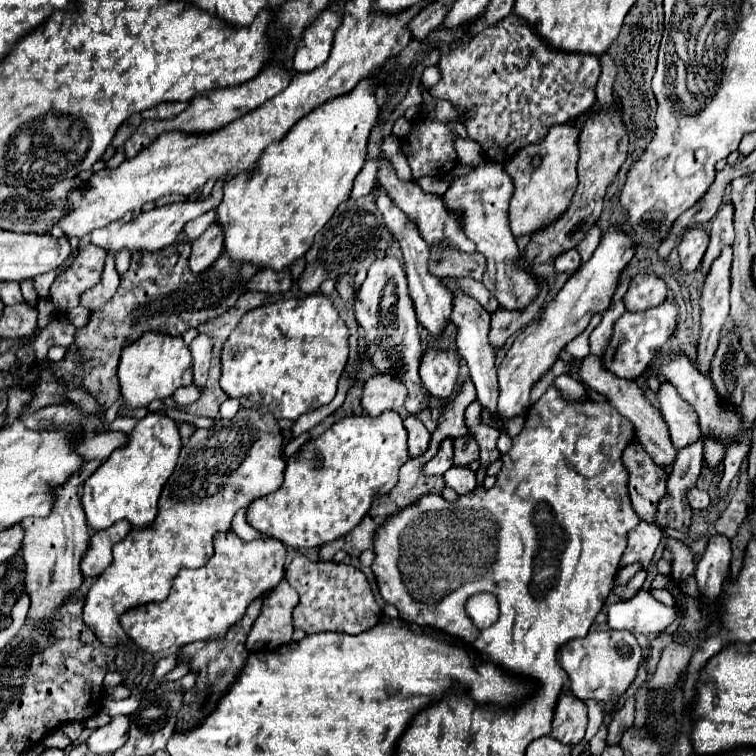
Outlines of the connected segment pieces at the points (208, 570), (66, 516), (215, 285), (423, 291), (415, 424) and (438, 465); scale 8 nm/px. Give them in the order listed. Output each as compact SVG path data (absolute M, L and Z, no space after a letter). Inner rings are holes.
M233 531L215 537L215 555L199 569L181 569L173 581L171 593L161 603L145 603L121 615L121 627L143 653L163 653L187 643L221 637L237 623L247 605L277 587L283 579L285 545L275 539L243 541Z
M93 459L83 465L73 477L67 481L67 485L57 489L57 501L51 509L51 515L31 519L23 523L25 527L25 541L23 541L23 559L27 565L27 577L25 587L31 597L31 609L29 609L29 621L41 621L47 617L53 617L57 613L57 607L83 583L83 575L79 569L79 561L87 551L89 545L89 527L85 521L85 511L79 503L79 487L85 483L89 475L97 471L97 467L103 461Z
M175 241L171 243L169 247L157 251L157 253L151 253L151 251L135 251L131 255L131 265L129 269L121 275L121 283L119 283L119 289L117 293L97 311L91 313L89 317L89 323L87 327L79 329L77 335L75 335L75 341L73 345L67 347L67 355L63 361L59 363L47 363L49 367L39 367L41 371L41 379L39 383L35 385L35 397L33 401L25 407L25 411L35 411L35 409L41 409L41 407L47 407L47 405L53 405L53 403L63 403L65 401L65 395L63 391L67 389L79 389L79 387L85 387L91 391L91 395L95 399L101 401L103 405L103 411L107 407L113 405L113 401L117 399L119 395L119 381L117 381L117 363L119 363L119 355L121 355L121 349L125 345L129 345L131 341L135 341L137 337L141 337L145 331L161 331L161 333L171 333L171 335L181 335L185 333L187 329L191 327L199 327L207 321L213 321L217 319L219 315L223 315L227 309L235 307L237 299L247 291L247 283L251 281L253 275L257 275L263 267L259 265L253 265L253 263L245 263L245 261L235 261L231 259L225 251L215 259L215 263L205 269L203 273L193 273L189 269L189 253L191 253L191 243L189 241ZM57 377L63 377L69 381L69 387L63 387L57 383Z
M375 189L375 203L385 219L387 229L397 237L401 251L403 251L403 261L405 261L405 275L407 275L407 289L409 289L409 297L413 301L413 309L417 315L417 321L421 327L425 327L433 337L439 337L441 331L445 329L445 325L449 323L451 317L451 307L453 307L453 297L451 293L447 293L447 287L443 287L441 279L431 275L427 269L427 261L429 261L429 249L427 243L417 235L415 225L411 225L407 221L407 217L403 217L403 213L399 213L399 209L395 207L395 203L391 203L391 199L387 197L385 191Z
M409 415L405 419L405 429L409 435L409 457L417 457L419 453L425 453L431 439L431 433L425 429L425 425L415 415Z
M453 439L441 443L437 455L423 465L425 475L443 475L453 465Z

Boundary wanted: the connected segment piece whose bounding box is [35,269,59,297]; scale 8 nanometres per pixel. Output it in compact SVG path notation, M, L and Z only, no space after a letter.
M53 269L53 271L49 271L49 273L43 273L43 275L37 275L37 277L35 277L35 291L37 291L39 297L47 297L49 287L51 287L51 283L55 281L57 275L59 275L59 271Z

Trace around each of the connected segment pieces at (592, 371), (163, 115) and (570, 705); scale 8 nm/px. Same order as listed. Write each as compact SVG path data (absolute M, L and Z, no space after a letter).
M590 354L589 357L585 357L581 367L575 367L575 365L569 365L569 367L571 367L571 377L575 377L577 381L583 379L583 383L587 383L591 389L599 391L623 417L627 417L635 425L637 439L643 445L643 449L651 455L655 465L659 465L659 467L673 465L673 461L677 457L677 449L671 445L667 423L665 423L661 411L649 403L649 399L645 397L645 393L637 381L627 381L627 379L607 373L607 369L603 369L603 365L601 365L601 358L597 355Z
M173 101L173 103L159 103L155 105L153 109L147 109L143 111L143 119L171 119L171 117L177 117L181 111L185 111L189 107L191 101Z
M569 691L561 693L553 717L553 731L551 737L565 745L577 745L587 727L587 705L575 699Z

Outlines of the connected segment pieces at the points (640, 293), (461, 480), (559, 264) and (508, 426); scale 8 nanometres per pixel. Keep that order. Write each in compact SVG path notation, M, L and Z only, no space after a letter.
M635 275L629 291L625 293L625 307L629 311L643 311L647 307L657 307L667 297L667 285L657 275Z
M455 465L445 473L445 485L451 487L455 493L463 495L463 493L469 493L475 489L477 479L475 479L475 473L471 469Z
M575 249L563 253L563 255L559 255L555 259L555 269L557 271L571 271L573 273L573 271L579 269L579 265L581 265L581 257L579 257L579 253Z
M517 415L517 417L509 419L509 421L505 423L505 431L507 431L507 435L509 435L509 437L519 435L521 429L523 429L523 423L525 423L525 417L523 417L523 415Z

